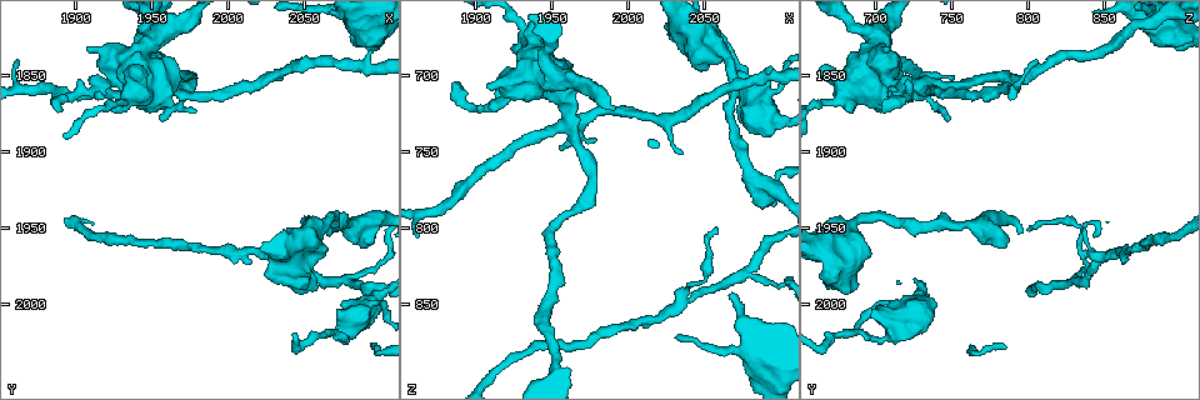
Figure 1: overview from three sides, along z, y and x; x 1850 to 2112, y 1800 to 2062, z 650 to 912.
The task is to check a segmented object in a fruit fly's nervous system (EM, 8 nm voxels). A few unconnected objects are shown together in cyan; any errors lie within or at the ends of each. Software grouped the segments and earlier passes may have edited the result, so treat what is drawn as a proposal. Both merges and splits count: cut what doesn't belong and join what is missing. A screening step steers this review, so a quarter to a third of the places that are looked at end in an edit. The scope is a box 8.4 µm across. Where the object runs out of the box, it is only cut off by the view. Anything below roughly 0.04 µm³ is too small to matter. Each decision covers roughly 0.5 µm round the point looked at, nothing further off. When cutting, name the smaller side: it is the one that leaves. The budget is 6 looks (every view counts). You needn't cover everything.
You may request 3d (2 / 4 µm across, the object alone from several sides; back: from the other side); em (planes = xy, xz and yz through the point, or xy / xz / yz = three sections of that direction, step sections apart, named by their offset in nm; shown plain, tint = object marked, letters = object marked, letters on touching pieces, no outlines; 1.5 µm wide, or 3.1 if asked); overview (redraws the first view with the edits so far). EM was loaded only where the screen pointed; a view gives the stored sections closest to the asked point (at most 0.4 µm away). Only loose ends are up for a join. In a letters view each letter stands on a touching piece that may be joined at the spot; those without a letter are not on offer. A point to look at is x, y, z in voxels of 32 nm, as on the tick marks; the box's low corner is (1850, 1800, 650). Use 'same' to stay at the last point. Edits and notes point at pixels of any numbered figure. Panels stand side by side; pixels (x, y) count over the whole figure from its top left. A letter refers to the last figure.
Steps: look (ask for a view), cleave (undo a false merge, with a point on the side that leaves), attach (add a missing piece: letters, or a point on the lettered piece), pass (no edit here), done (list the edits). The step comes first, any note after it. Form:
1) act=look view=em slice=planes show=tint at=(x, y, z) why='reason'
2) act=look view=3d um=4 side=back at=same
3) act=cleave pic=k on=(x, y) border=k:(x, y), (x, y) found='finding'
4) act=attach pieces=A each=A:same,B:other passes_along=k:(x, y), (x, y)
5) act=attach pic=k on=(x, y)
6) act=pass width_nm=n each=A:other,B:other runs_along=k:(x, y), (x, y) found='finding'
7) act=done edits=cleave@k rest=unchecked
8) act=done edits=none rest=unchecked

act=look view=em slice=yz step=8 show=letters at=(2058, 1990, 690)

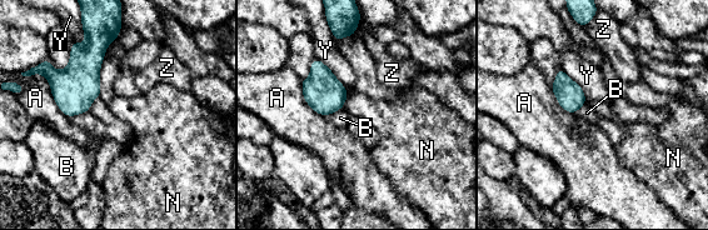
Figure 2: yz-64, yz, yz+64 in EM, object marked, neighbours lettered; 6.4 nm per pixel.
act=look view=em slice=planes show=letters at=same

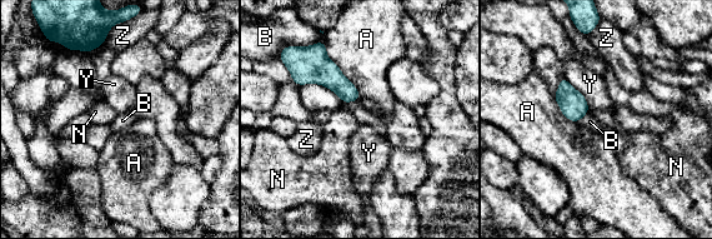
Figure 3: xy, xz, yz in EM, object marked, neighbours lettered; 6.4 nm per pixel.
act=pass each=A:other,B:other,N:other,Y:other,Z:other border=3:(357, 100), (342, 104) found='no lettered piece goes on from it'

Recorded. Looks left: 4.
act=look view=em slice=planes show=letters at=(2014, 1966, 860) why='thin neck'

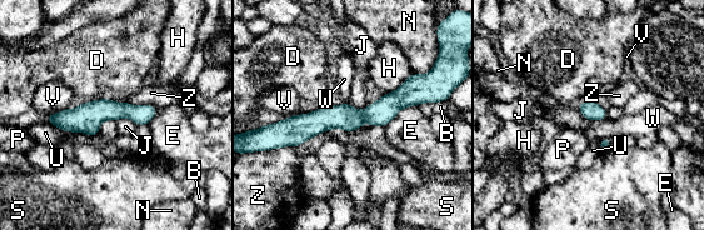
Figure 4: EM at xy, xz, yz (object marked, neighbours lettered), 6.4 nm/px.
act=pass each=B:other,D:other,E:other,H:other,J:other,N:other,P:other,S:other,U:other,V:other,W:other,Z:other runs_along=4:(425, 98), (279, 130) found='continuous, no second neuron'

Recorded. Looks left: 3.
act=look view=em slice=planes show=letters at=(1964, 1858, 734) why='calibre changes'

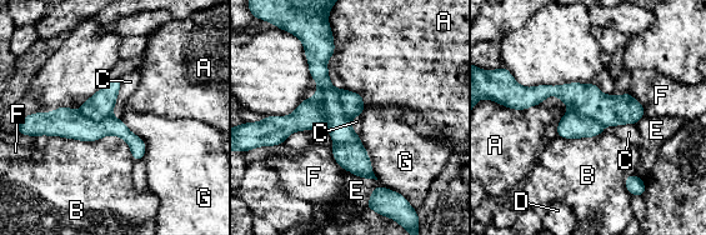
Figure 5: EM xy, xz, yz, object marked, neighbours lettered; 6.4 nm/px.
act=cleave pic=5 on=(310, 114) width_nm=260 each=A:other,B:other,C:other,D:other,E:other,F:other,G:other border=5:(316, 93), (323, 103), (328, 128) found='a second neuron is stuck on'

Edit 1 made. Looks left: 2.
act=done edits=cleave@5 rest=unchecked

